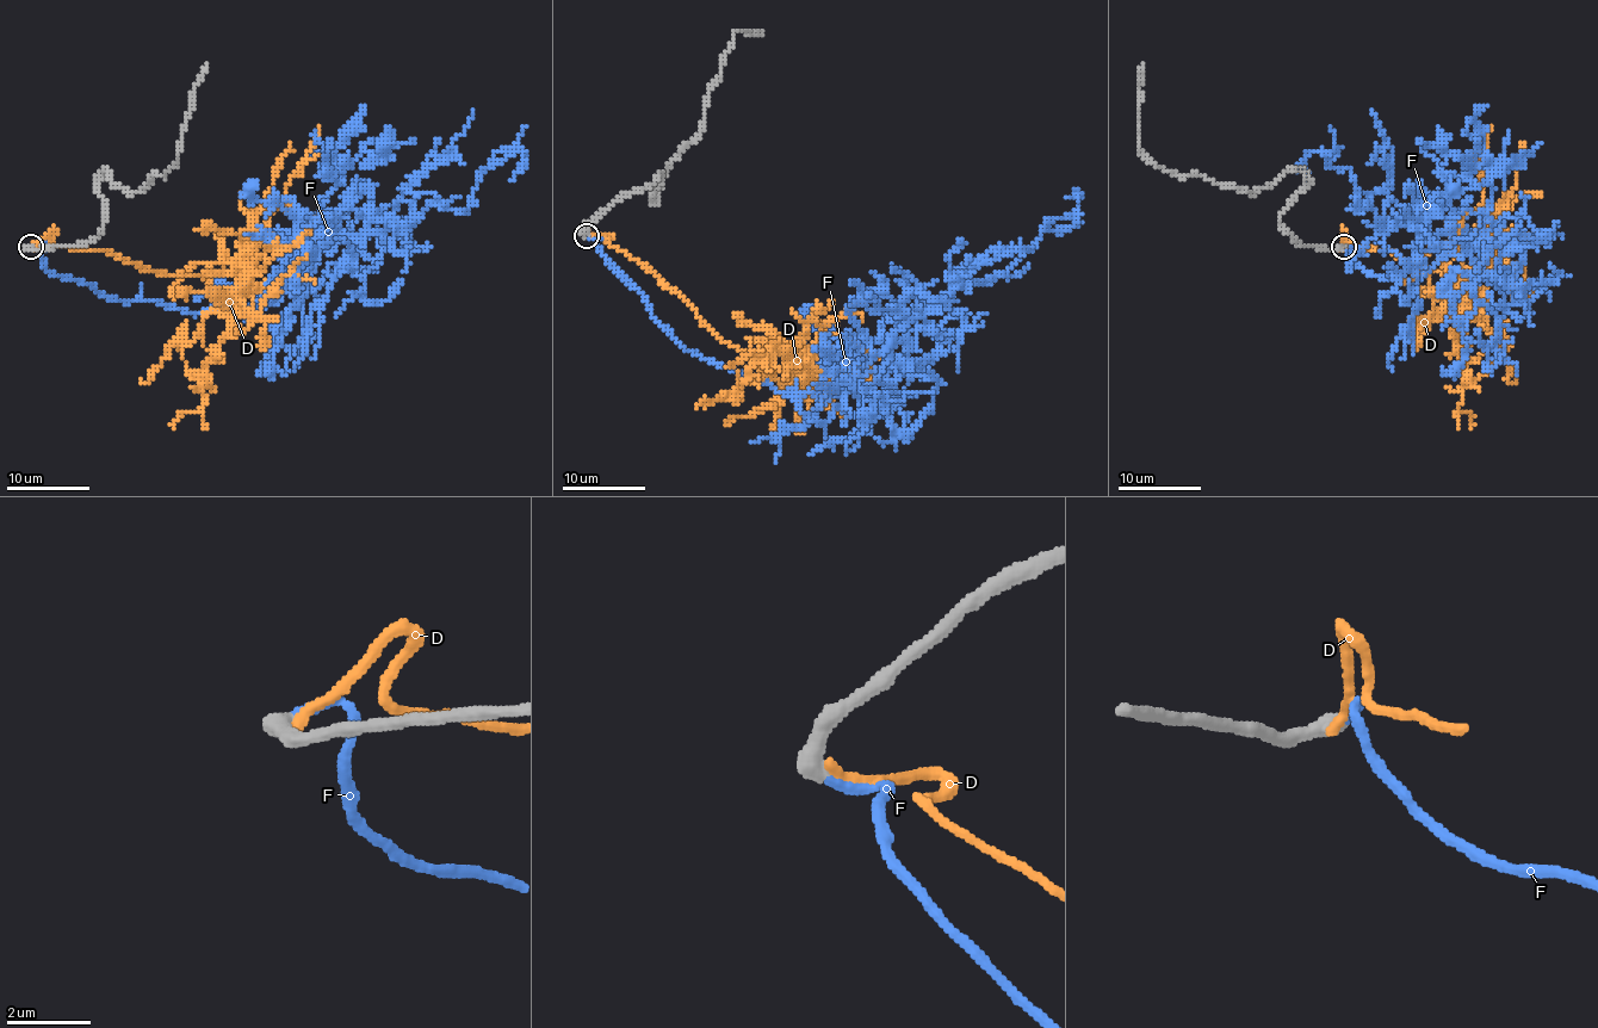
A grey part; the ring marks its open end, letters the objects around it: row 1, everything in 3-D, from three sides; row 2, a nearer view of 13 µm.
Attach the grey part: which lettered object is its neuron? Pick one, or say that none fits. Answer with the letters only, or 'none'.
F

